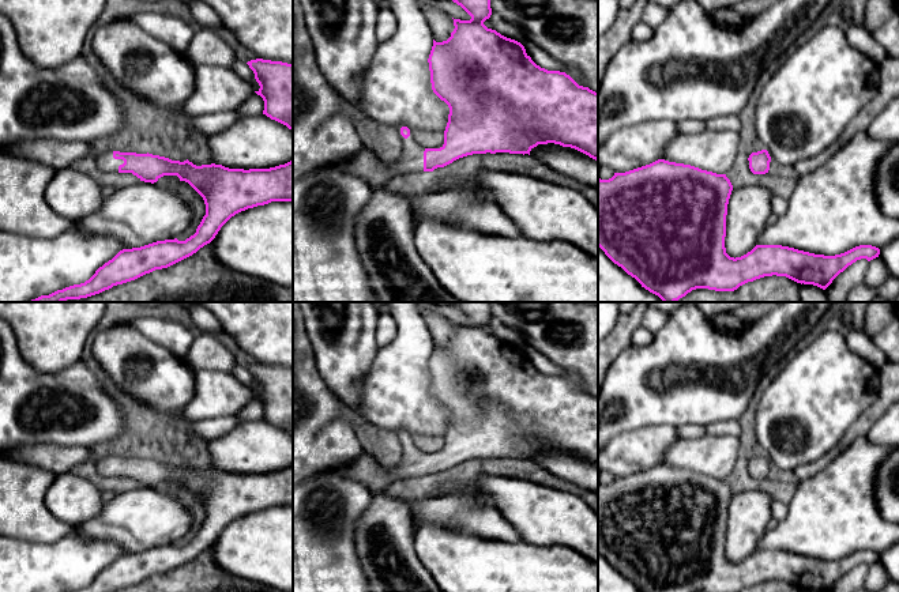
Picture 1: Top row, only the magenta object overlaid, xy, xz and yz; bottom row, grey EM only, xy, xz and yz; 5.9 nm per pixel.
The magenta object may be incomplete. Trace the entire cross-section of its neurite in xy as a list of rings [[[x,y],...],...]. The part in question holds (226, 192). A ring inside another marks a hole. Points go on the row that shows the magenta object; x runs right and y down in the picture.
[[[108,151],[97,157],[98,170],[114,173],[132,173],[140,181],[157,182],[163,176],[177,176],[180,181],[188,182],[204,200],[206,215],[203,216],[196,233],[185,241],[165,240],[140,248],[123,249],[112,260],[99,267],[95,274],[80,284],[74,284],[57,290],[49,295],[41,295],[27,302],[63,302],[67,299],[80,299],[113,286],[135,280],[155,269],[168,268],[196,253],[200,248],[210,244],[221,227],[236,214],[264,205],[271,201],[293,201],[293,161],[270,169],[229,169],[222,165],[196,166],[188,159],[184,162],[172,161],[153,154]]]

